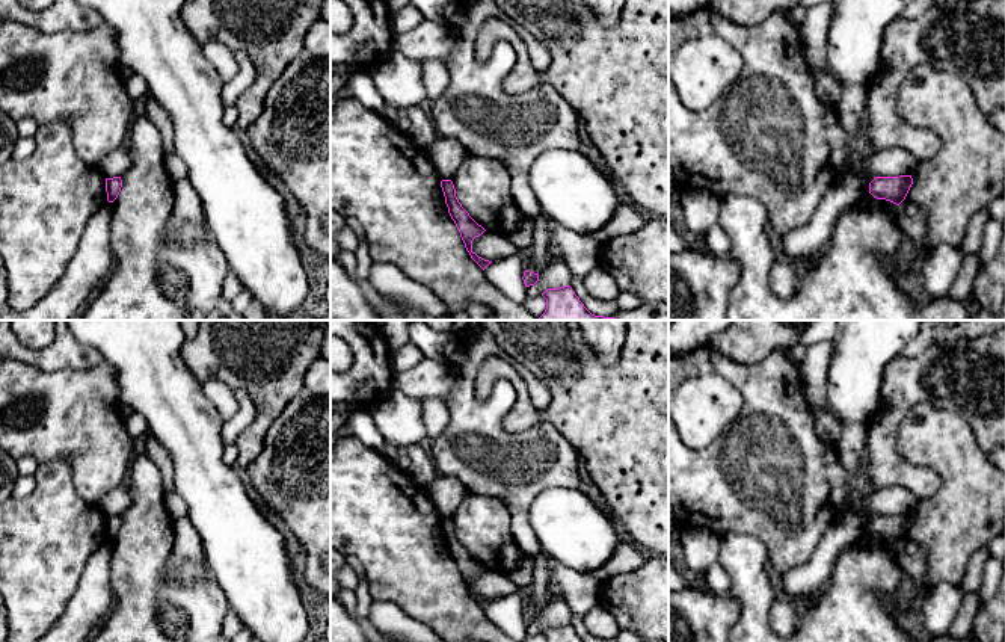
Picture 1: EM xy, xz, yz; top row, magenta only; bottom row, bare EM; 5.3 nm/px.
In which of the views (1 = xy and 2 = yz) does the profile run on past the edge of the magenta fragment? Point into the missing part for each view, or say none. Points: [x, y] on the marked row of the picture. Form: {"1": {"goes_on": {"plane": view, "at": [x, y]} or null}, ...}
{"1": {"goes_on": null}, "2": {"goes_on": null}}

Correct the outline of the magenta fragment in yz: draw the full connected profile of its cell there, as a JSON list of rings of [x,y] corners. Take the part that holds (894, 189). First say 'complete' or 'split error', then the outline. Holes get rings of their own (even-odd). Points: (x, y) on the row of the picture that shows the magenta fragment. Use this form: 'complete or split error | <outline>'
complete | [[[911,175],[875,177],[869,183],[869,193],[877,199],[886,199],[899,205],[913,184]]]

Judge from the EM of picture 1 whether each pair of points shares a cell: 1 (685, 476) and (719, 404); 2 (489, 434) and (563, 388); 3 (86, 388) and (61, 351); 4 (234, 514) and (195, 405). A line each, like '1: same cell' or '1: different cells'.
1: different cells
2: different cells
3: different cells
4: same cell

